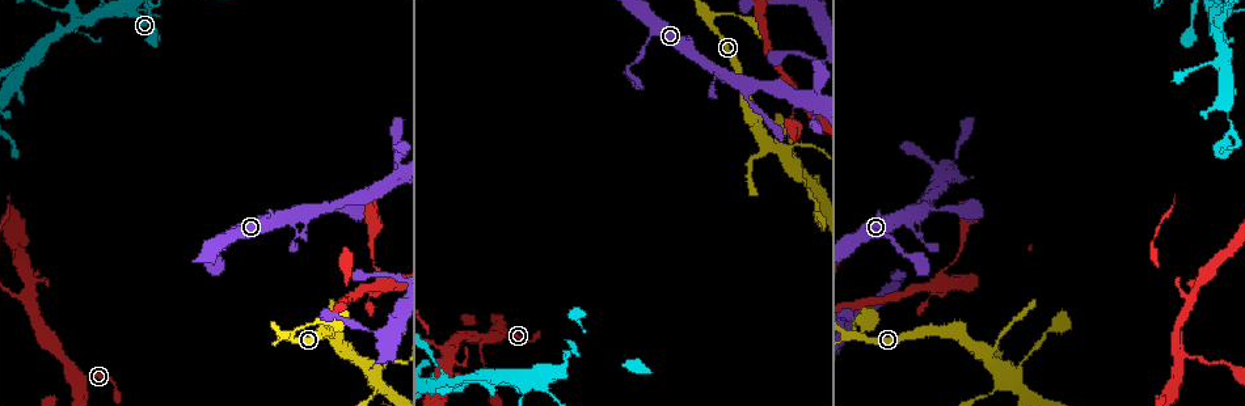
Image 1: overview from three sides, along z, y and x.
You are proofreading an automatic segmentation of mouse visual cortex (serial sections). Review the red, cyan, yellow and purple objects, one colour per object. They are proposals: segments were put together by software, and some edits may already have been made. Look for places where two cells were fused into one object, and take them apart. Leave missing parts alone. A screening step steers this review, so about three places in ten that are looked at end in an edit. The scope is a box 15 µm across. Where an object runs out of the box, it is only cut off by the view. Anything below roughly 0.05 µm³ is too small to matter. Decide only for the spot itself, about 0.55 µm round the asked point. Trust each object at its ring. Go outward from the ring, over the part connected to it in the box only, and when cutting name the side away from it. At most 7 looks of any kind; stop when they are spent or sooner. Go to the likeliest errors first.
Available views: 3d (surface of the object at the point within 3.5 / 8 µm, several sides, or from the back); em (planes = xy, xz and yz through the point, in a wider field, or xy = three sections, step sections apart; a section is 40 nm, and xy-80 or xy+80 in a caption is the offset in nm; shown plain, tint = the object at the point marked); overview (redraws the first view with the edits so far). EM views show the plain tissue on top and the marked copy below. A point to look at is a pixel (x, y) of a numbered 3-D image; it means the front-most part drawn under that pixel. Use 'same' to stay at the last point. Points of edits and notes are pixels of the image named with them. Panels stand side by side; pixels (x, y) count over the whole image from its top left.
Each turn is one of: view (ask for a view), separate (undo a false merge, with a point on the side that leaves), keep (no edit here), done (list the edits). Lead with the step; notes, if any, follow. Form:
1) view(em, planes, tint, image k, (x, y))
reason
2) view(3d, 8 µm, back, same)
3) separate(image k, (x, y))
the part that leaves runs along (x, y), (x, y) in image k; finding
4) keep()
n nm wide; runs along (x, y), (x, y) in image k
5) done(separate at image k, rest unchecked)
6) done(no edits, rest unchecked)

view(3d, 8 µm, image 1, (816, 110))
thin arm on a thick one

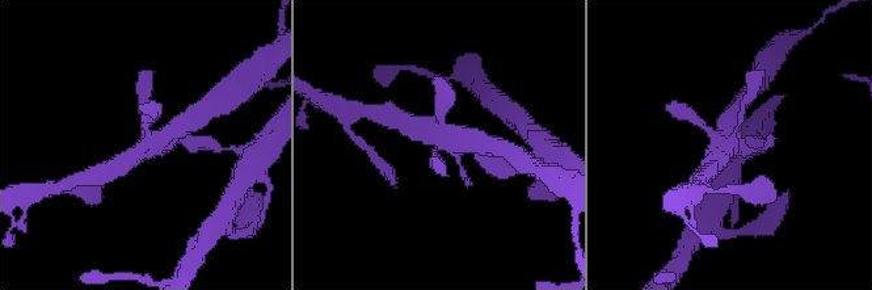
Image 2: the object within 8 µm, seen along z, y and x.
view(em, xy, step 3, tint, image 2, (734, 133))
now the EM

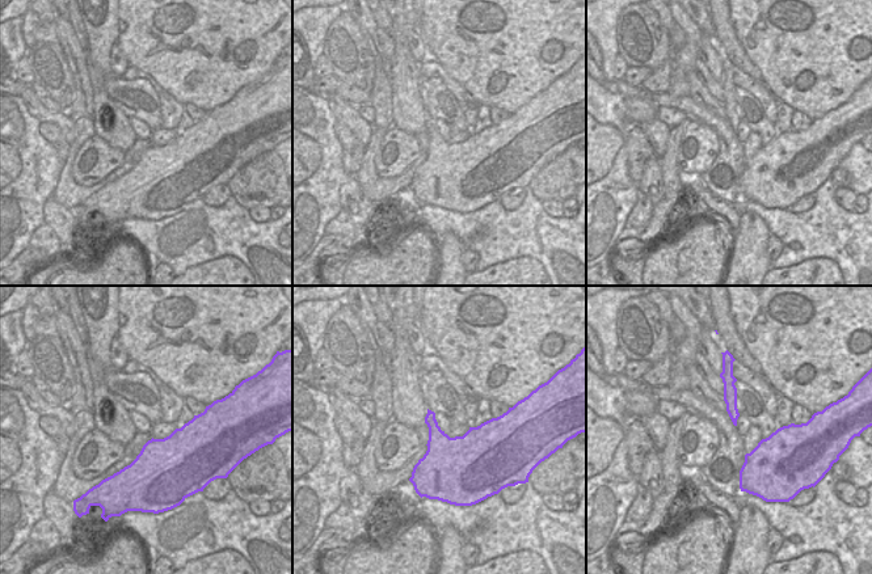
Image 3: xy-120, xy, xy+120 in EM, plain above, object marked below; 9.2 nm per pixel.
keep()
runs along (716, 159), (731, 146), (746, 100) in image 2; all the same cell

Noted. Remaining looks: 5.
view(3d, 3.5 µm, image 1, (501, 375))
thick turns thin

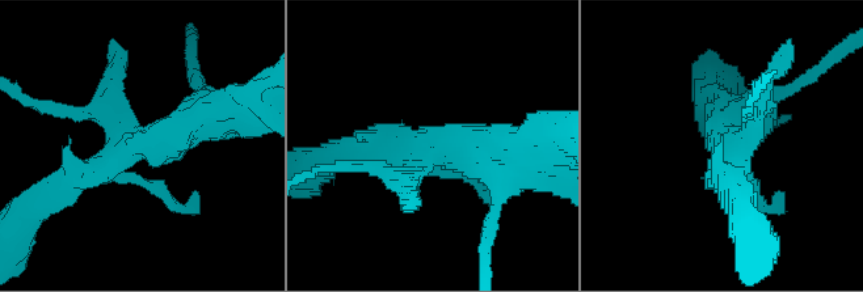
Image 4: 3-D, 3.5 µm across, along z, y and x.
keep()
runs along (214, 117), (57, 185) in image 4; continuous, no second cell

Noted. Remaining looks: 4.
view(3d, 3.5 µm, back, image 1, (63, 361))
abrupt turn

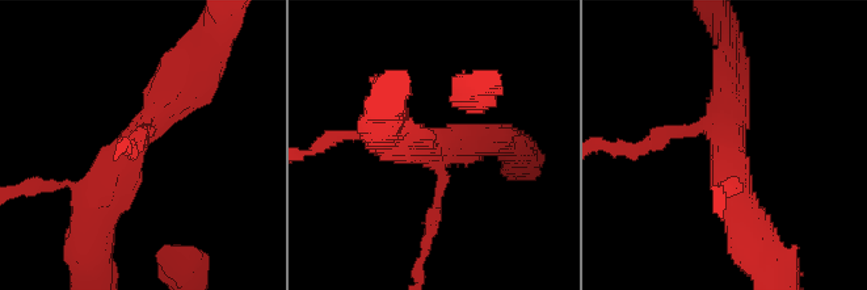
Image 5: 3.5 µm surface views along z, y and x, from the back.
view(em, xy, step 2, tint, image 5, (429, 147))

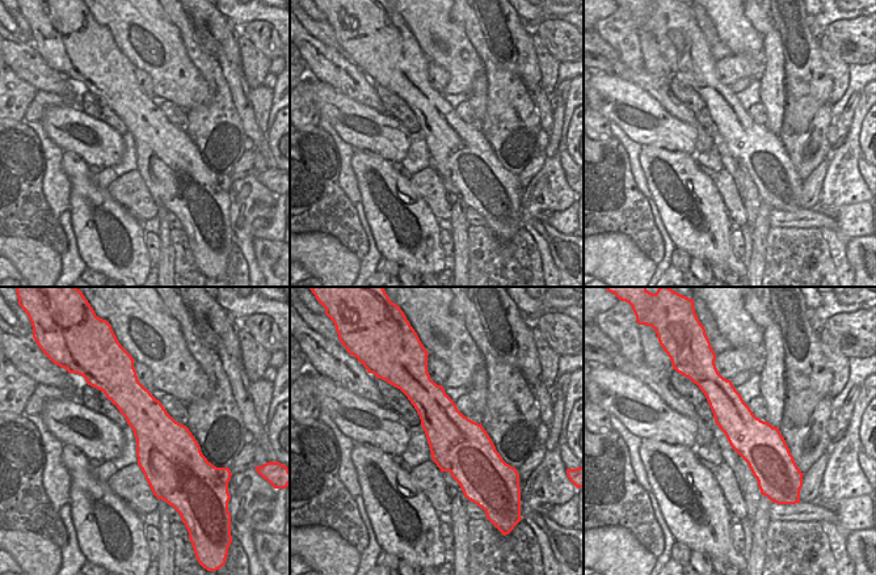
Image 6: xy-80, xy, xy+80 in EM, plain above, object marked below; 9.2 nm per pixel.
view(em, xy, step 1, tint, same)

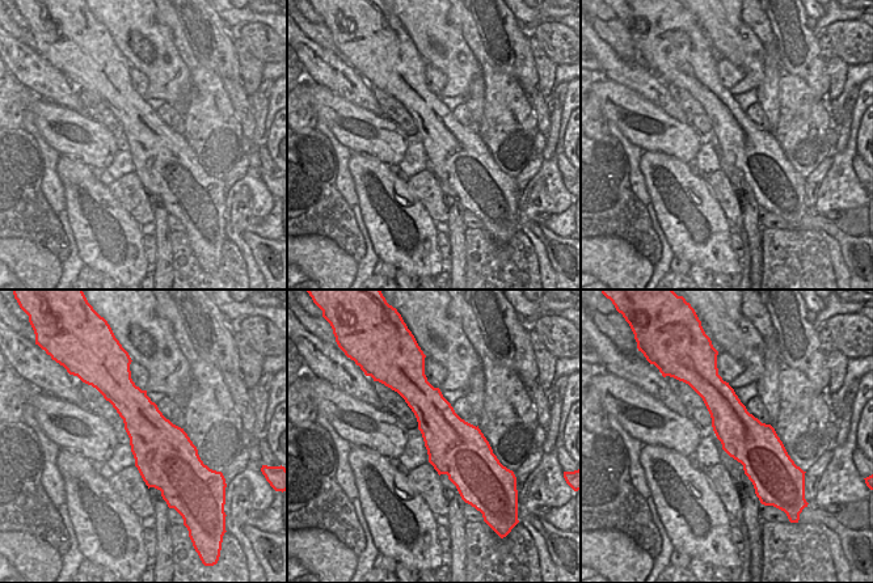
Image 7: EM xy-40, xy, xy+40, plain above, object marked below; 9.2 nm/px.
keep()
arms of 150, 400, 400 nm; one cell here

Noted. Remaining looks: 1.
done(no edits, rest unchecked)

